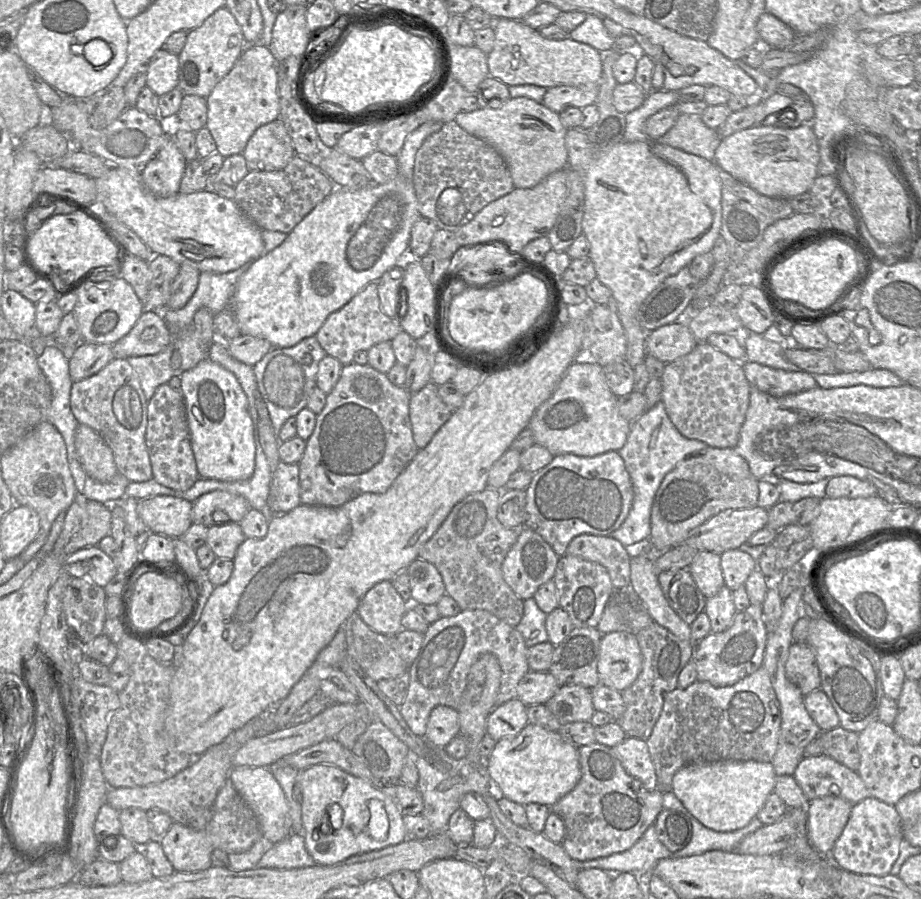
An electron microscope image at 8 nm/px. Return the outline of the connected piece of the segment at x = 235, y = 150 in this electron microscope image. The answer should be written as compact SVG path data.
M258 43L247 44L233 68L216 84L206 100L206 127L214 138L217 151L225 158L242 153L260 126L280 116L277 60L272 50Z

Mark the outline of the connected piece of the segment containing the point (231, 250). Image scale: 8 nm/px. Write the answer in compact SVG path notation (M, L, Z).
M112 167L107 175L96 178L95 202L101 203L107 212L131 228L154 254L166 255L180 265L187 264L201 272L215 273L233 271L263 256L264 243L261 229L241 211L234 200L221 197L209 188L191 194L178 192L167 198L157 197L143 184L141 177L143 167Z

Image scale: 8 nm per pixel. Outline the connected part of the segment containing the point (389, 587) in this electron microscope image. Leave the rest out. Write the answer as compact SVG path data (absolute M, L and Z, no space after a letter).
M386 580L367 591L356 612L377 633L397 636L403 628L402 618L410 605L400 596L392 581Z

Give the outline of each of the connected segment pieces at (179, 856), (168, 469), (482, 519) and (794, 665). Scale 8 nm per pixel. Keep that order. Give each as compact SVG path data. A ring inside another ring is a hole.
M227 778L217 794L212 818L204 830L195 830L179 822L173 822L160 838L160 844L175 872L196 872L212 866L213 850L222 849L229 854L244 852L261 837L256 815Z
M168 383L158 386L148 402L147 416L145 442L153 479L176 491L190 489L200 476L191 447L187 413L181 392L172 389Z
M486 488L458 502L435 534L420 548L418 558L432 563L442 576L446 595L451 596L462 610L486 610L511 626L522 619L524 602L518 598L503 578L502 563L518 538L518 529L505 528L497 518L503 489Z
M793 643L790 646L786 677L803 696L820 688L821 677L816 656L808 643Z

